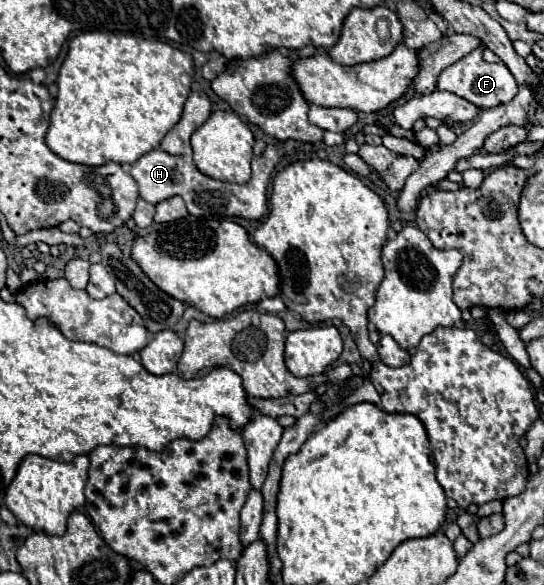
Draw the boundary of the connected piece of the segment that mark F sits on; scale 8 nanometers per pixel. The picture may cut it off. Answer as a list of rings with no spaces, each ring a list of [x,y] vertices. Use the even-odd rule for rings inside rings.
[[[475,48],[465,58],[461,58],[459,62],[451,64],[449,68],[445,68],[441,72],[439,82],[437,82],[437,90],[453,92],[453,94],[465,98],[467,102],[475,104],[479,110],[485,110],[485,108],[495,108],[499,104],[509,102],[517,94],[517,82],[515,82],[513,74],[509,72],[509,68],[505,64],[489,64],[489,62],[485,62],[483,52]]]

